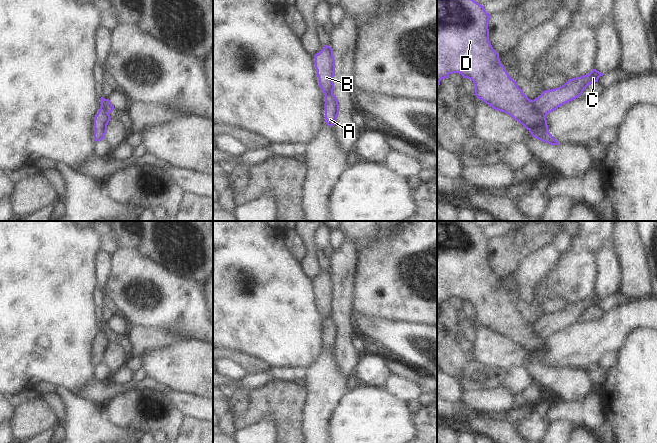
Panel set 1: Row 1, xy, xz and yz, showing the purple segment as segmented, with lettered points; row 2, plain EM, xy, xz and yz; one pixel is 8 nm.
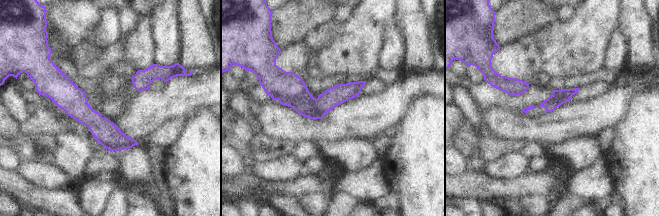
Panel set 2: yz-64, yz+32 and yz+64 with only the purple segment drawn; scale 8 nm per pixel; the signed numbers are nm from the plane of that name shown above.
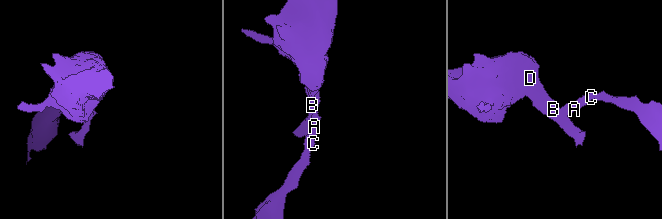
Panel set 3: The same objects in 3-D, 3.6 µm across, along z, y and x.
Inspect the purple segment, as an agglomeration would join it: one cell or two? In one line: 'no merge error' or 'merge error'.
merge error

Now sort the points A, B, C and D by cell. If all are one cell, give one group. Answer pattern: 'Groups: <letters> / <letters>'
Groups: A C / B D.

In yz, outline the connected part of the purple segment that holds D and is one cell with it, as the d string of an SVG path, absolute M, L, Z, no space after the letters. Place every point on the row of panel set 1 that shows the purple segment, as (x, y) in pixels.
M437 0L437 88L440 81L450 74L459 73L474 83L475 95L493 109L510 115L532 135L551 145L560 143L549 133L546 114L541 112L534 100L530 100L518 87L505 67L499 54L489 41L490 14L474 0Z

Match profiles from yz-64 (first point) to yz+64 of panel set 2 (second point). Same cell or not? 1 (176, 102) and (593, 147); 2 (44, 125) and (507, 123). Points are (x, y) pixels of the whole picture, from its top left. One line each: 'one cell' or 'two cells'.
1: two cells
2: one cell

